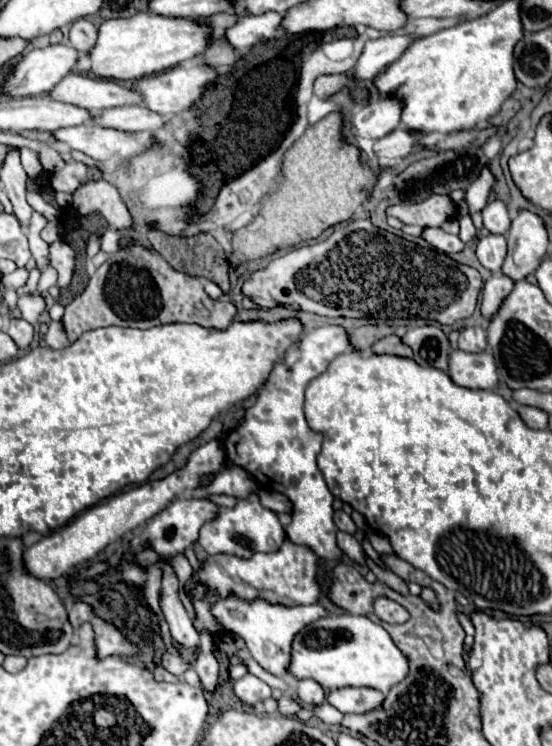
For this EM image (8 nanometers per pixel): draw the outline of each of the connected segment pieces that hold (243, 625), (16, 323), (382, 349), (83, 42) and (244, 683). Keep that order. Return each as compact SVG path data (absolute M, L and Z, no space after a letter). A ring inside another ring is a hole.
M231 596L227 600L219 600L213 608L215 618L233 634L239 634L247 650L251 652L253 660L273 676L285 676L289 674L289 662L291 662L291 642L293 638L311 622L325 618L329 612L321 604L311 606L295 606L295 608L283 608L279 604L267 604L265 600L253 600L247 604L245 600L239 600L237 596Z
M9 320L7 326L7 334L15 340L15 344L23 350L29 348L33 342L33 326L25 320Z
M387 336L387 338L381 338L379 342L373 344L373 352L375 354L393 354L393 356L403 356L403 358L411 358L413 352L411 348L407 348L399 336Z
M85 18L75 20L69 28L69 42L79 52L89 52L91 44L95 44L95 36L97 36L97 28Z
M247 674L247 676L233 682L233 694L245 704L253 704L253 702L269 698L271 688L263 680L259 680L257 676Z

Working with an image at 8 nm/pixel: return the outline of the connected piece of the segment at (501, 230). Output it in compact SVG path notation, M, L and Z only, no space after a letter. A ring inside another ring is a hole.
M493 200L483 208L483 226L491 234L507 234L511 220L509 220L509 212L501 200Z

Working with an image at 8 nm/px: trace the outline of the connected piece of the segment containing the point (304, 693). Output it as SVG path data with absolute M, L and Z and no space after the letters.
M307 678L307 680L299 680L299 684L297 684L297 696L301 698L303 704L319 706L325 700L325 690L315 680Z

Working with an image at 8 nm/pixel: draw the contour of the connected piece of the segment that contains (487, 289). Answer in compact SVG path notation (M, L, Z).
M495 274L485 282L483 300L481 300L481 316L487 322L491 322L495 318L497 310L501 308L503 300L511 294L511 290L513 290L513 282L503 274Z

